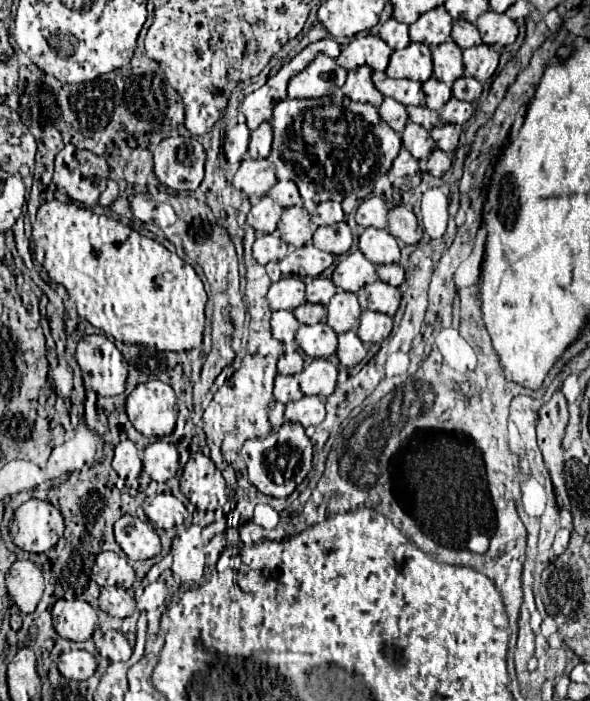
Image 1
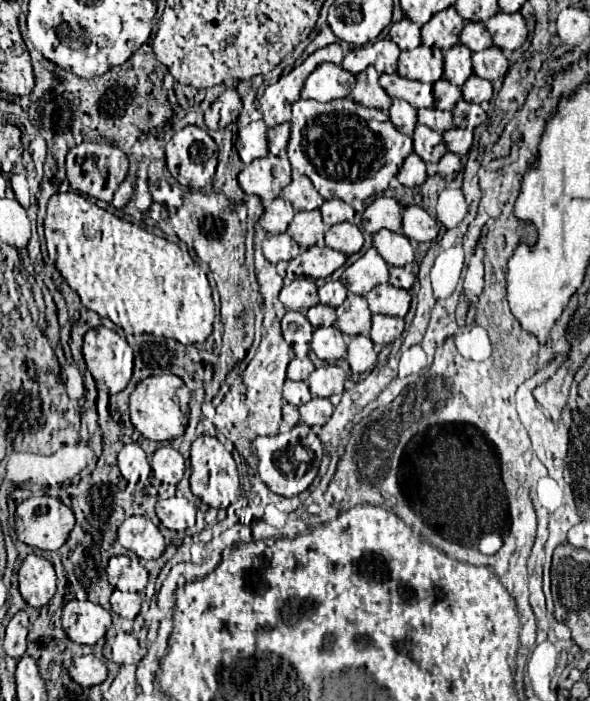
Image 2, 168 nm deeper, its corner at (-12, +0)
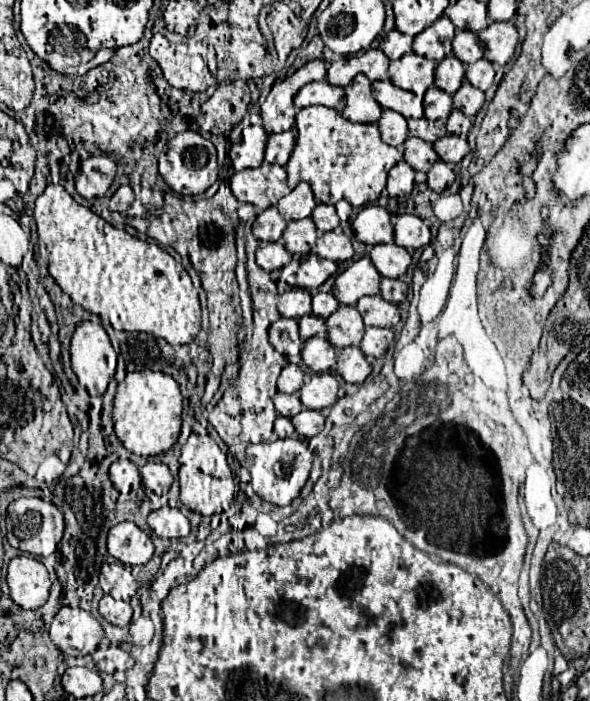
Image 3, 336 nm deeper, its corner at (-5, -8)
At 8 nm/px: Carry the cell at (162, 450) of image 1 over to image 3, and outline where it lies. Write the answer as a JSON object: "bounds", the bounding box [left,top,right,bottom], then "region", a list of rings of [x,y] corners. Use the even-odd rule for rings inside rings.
{"bounds":[141,462,173,510],"region":[[[147,462],[141,468],[141,478],[147,497],[152,499],[151,507],[153,510],[168,505],[168,492],[173,482],[173,476],[163,462]]]}

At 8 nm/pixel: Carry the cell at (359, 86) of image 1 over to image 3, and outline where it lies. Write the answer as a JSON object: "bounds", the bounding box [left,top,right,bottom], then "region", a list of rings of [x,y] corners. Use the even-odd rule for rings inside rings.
{"bounds":[343,74,381,124],"region":[[[357,74],[345,88],[345,110],[343,116],[351,122],[375,124],[381,118],[381,106],[371,94],[371,82],[365,74]]]}

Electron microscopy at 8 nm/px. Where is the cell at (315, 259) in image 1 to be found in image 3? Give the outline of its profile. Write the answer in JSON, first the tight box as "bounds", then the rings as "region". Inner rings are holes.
{"bounds":[277,254,337,294],"region":[[[307,254],[305,258],[293,260],[291,264],[281,269],[277,290],[283,294],[287,290],[287,285],[313,290],[313,288],[319,288],[335,272],[337,272],[335,262],[319,258],[317,254]]]}

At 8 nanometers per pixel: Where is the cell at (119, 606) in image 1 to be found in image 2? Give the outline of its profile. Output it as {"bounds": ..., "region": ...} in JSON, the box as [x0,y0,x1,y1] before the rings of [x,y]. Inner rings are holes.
{"bounds":[110,590,142,618],"region":[[[114,590],[114,594],[110,596],[110,604],[112,604],[112,610],[116,614],[120,614],[122,618],[136,618],[140,612],[142,598],[140,598],[140,594]]]}

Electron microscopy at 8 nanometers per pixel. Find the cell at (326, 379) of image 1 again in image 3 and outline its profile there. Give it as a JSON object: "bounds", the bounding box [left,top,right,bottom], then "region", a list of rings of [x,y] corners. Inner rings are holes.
{"bounds":[301,374,337,410],"region":[[[313,374],[307,378],[303,384],[301,392],[301,402],[309,410],[323,410],[331,408],[337,402],[337,380],[331,374]]]}

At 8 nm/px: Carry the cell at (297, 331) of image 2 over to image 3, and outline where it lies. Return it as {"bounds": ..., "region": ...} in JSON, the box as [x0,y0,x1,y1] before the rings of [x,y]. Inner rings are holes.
{"bounds":[269,318,303,360],"region":[[[279,318],[277,322],[273,322],[269,326],[269,342],[285,358],[289,358],[289,360],[297,358],[299,352],[301,352],[301,348],[303,348],[303,340],[299,338],[297,320]]]}

